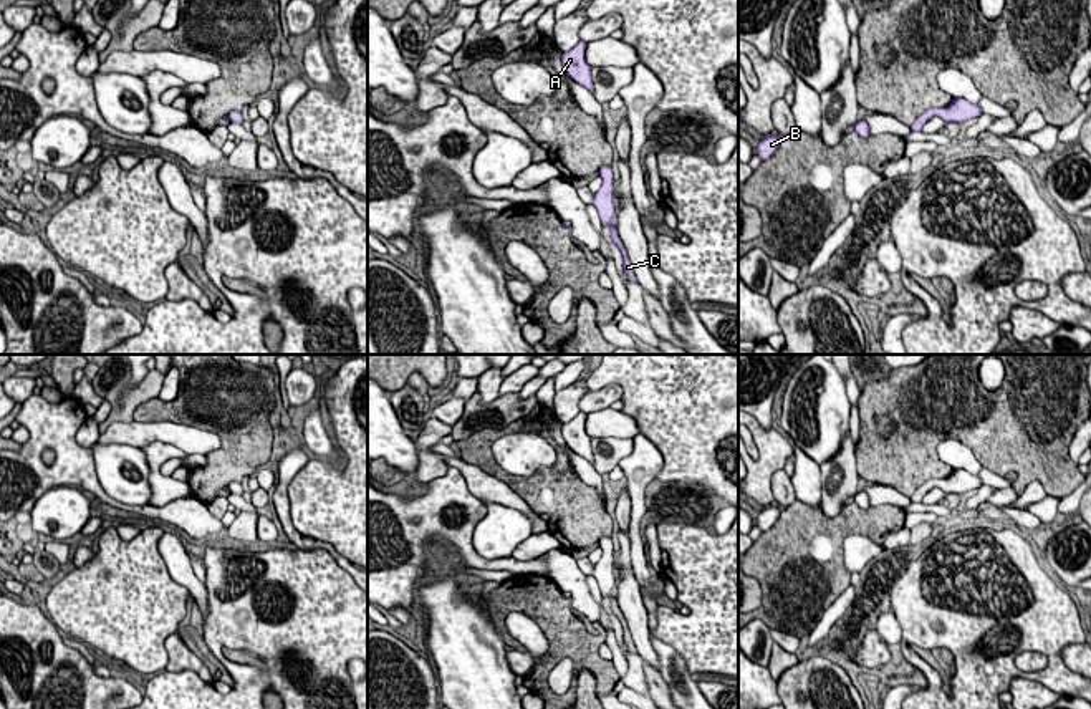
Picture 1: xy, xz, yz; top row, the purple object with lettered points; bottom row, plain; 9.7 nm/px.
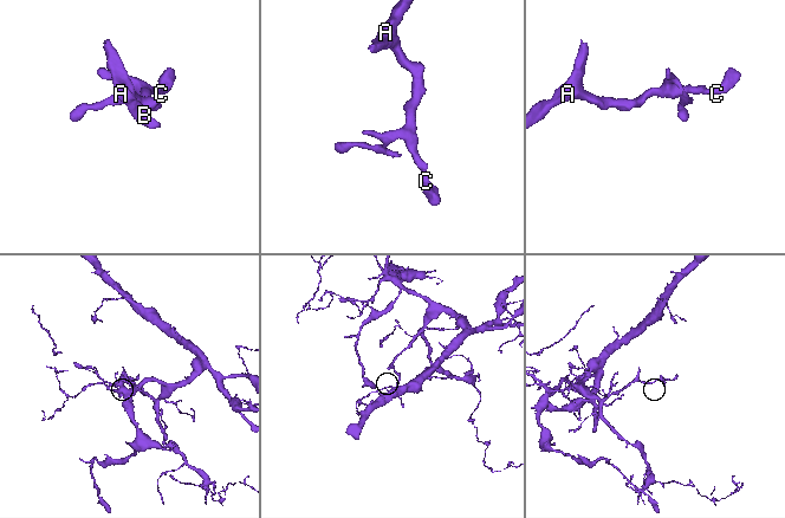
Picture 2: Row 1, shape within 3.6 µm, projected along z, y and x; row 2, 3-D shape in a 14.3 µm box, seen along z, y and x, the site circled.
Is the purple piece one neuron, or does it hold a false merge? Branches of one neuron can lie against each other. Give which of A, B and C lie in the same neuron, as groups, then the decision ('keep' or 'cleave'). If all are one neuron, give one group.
A B / C | cleave

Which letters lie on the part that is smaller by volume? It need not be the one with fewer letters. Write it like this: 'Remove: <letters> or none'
Remove: C

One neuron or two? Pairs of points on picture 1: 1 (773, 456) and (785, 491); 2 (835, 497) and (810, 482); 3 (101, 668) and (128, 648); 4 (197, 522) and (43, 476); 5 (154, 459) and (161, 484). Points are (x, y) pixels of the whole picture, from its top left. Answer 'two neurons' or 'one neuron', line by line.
1: two neurons
2: two neurons
3: two neurons
4: one neuron
5: one neuron

